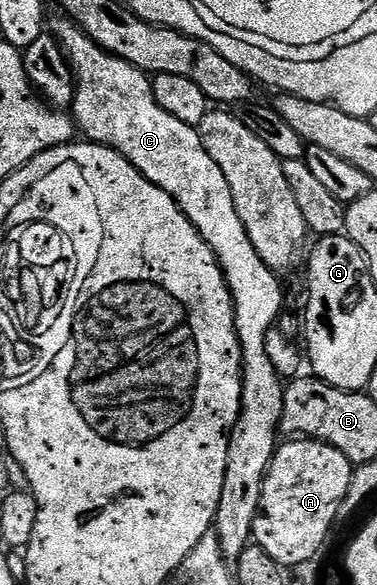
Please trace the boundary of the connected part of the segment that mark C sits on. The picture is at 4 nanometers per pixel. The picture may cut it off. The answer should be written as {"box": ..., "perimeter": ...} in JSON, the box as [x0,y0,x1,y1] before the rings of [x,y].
{"box":[52,17,284,561],"perimeter":[[[61,17],[54,23],[52,34],[57,37],[59,45],[66,50],[66,58],[74,69],[76,90],[72,118],[77,130],[82,131],[91,143],[101,143],[103,147],[111,147],[126,158],[135,172],[141,175],[145,182],[164,189],[164,193],[176,201],[178,208],[192,221],[192,225],[204,237],[204,241],[216,253],[218,264],[226,277],[226,284],[232,293],[234,302],[234,320],[238,326],[238,340],[242,349],[242,393],[241,412],[230,434],[228,449],[228,469],[224,475],[224,489],[220,495],[220,505],[216,509],[213,534],[216,536],[222,555],[228,561],[237,561],[246,547],[251,546],[254,538],[254,522],[260,509],[260,493],[264,489],[264,477],[270,468],[272,457],[278,448],[277,433],[281,428],[283,417],[282,378],[275,371],[275,366],[264,353],[264,344],[269,338],[283,308],[284,286],[276,272],[260,259],[260,253],[252,249],[252,241],[248,241],[248,233],[244,229],[244,221],[240,221],[240,213],[236,213],[236,205],[232,205],[232,189],[228,189],[228,181],[224,181],[224,173],[220,173],[220,165],[208,157],[204,145],[200,141],[197,130],[184,121],[176,121],[172,113],[160,109],[154,96],[154,85],[151,76],[140,70],[135,63],[121,59],[98,46],[84,33],[81,27],[69,17]]]}

